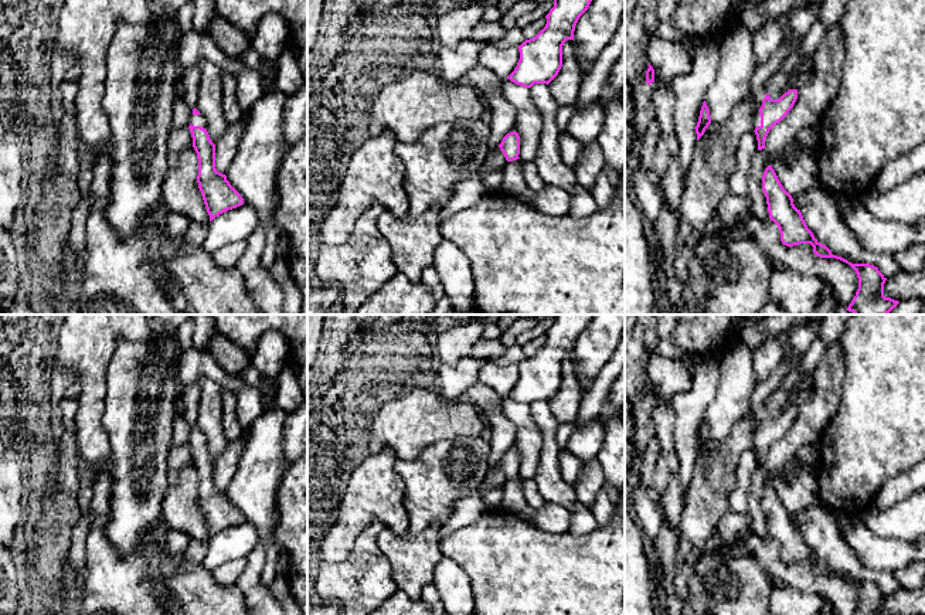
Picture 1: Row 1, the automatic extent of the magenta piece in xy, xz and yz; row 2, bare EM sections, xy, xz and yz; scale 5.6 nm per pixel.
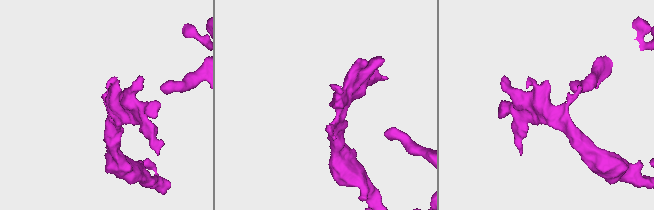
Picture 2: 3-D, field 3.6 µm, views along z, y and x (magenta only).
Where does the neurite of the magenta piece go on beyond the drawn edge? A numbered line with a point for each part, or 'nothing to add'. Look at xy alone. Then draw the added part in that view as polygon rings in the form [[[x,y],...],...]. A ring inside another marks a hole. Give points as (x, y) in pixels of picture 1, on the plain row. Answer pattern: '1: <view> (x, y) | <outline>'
1: xy (190, 394) | [[[191,383],[186,387],[181,388],[181,394],[180,394],[180,402],[184,407],[184,418],[188,421],[188,424],[191,425],[191,436],[190,441],[194,444],[201,444],[204,446],[207,446],[207,438],[203,432],[194,432],[193,427],[197,421],[197,415],[198,415],[198,402],[200,402],[200,395],[201,395],[201,388],[200,384]]]

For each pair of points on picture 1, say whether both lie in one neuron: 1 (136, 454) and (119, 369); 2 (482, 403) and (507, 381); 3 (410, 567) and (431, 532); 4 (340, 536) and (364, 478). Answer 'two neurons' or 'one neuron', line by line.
1: one neuron
2: two neurons
3: one neuron
4: one neuron

